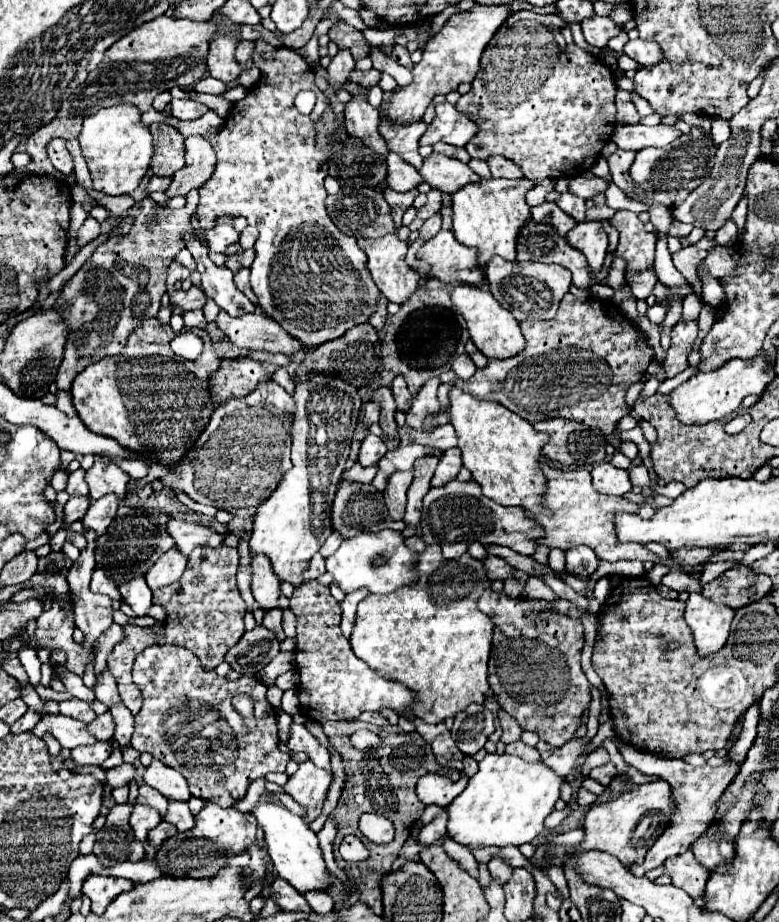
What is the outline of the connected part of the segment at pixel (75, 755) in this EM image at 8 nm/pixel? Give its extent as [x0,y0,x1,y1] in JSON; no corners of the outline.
[72,740,112,766]

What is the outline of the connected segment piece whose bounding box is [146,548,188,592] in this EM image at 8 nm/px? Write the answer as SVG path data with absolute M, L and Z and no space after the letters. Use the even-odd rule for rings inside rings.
M176 548L168 550L168 552L150 568L150 572L146 574L146 582L148 582L150 590L154 592L154 590L158 590L158 588L164 588L164 586L176 582L176 580L182 576L182 572L184 572L186 562L188 562L188 558L182 556L182 554L178 554Z

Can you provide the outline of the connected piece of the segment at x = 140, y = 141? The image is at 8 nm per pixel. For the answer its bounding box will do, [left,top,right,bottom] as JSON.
[78,102,154,196]

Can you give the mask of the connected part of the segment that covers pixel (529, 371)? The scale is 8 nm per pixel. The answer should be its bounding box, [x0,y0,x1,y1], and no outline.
[456,292,654,436]

